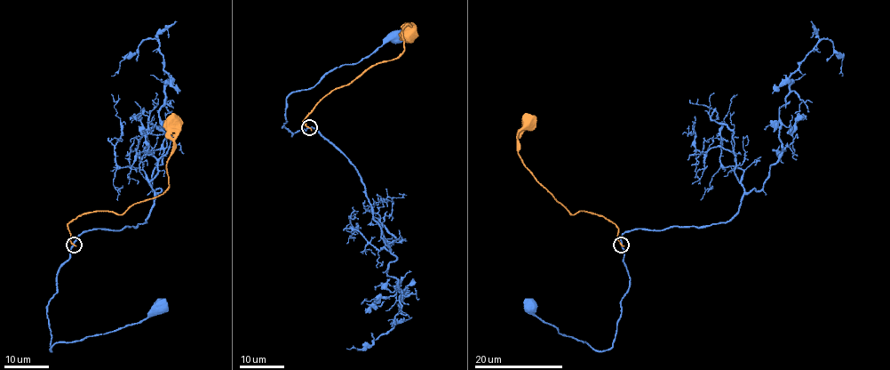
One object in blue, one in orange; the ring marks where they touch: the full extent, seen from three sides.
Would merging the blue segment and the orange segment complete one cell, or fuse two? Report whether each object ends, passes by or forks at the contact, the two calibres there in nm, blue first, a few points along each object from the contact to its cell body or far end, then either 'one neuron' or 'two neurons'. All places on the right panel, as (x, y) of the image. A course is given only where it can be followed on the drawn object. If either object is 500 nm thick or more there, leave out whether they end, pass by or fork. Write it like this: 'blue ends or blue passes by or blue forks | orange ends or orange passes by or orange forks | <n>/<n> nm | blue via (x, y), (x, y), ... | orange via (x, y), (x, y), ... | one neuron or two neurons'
blue passes by | orange ends | 240/280 nm | blue via (622, 244), (638, 229), (727, 221), (777, 160), (790, 76), (822, 39), (842, 57), (842, 76) | orange via (621, 244), (616, 226), (603, 216), (584, 211), (572, 214), (524, 164), (518, 152), (518, 132), (528, 122) | two neurons

